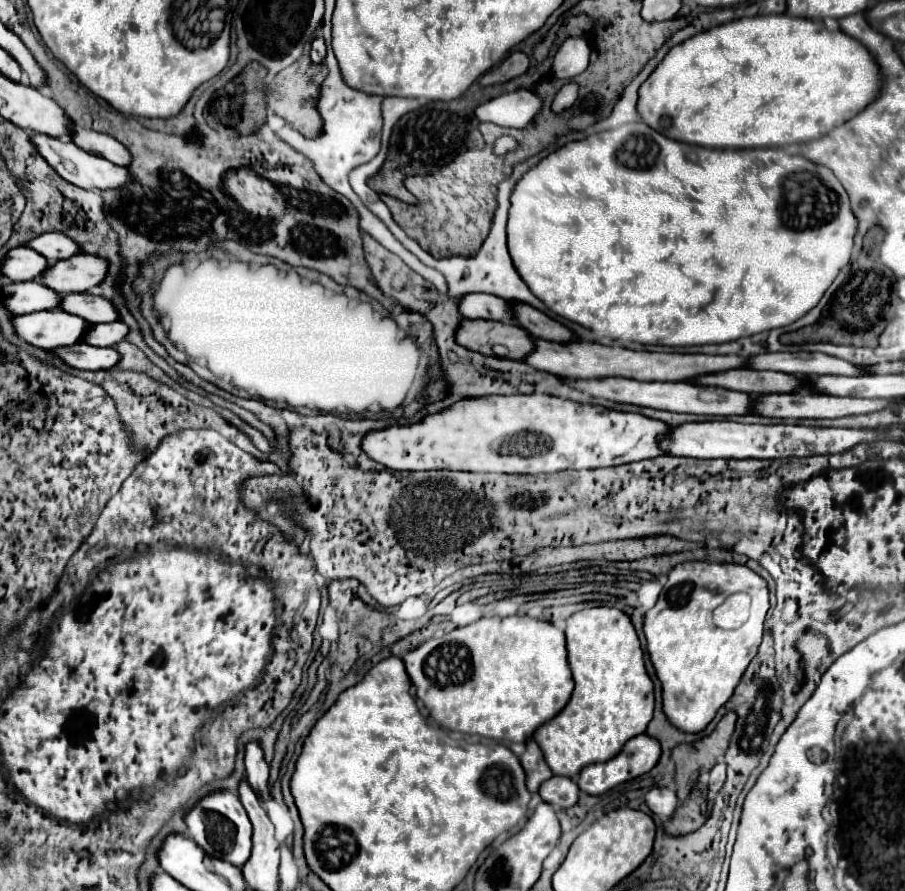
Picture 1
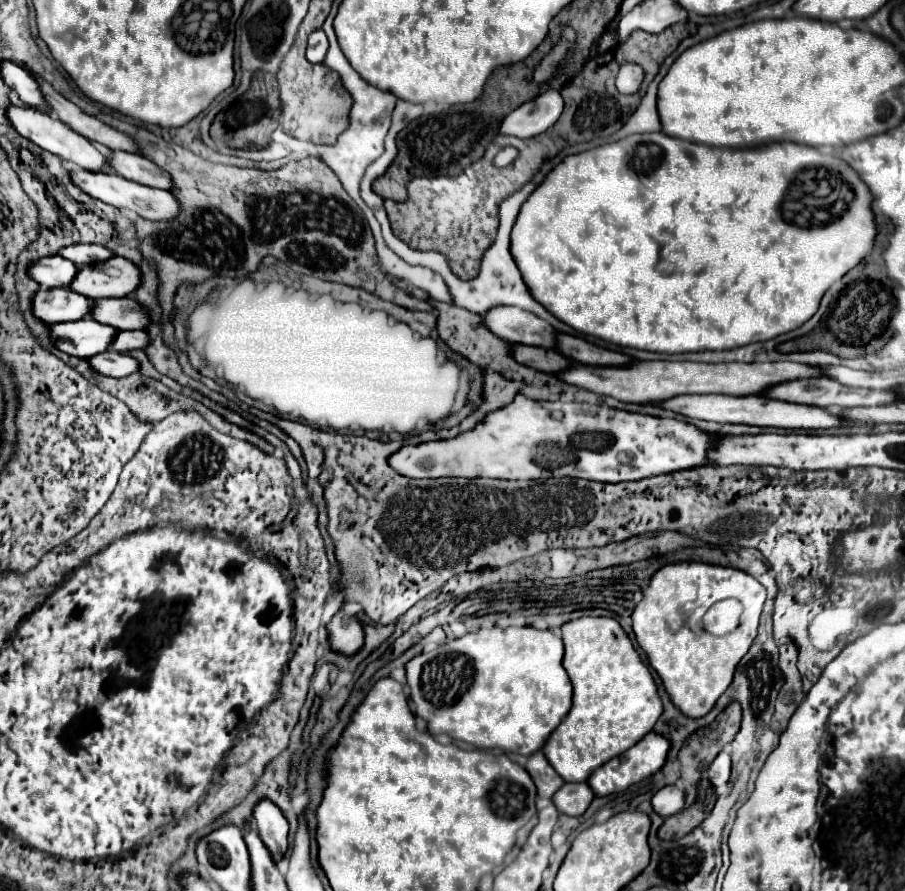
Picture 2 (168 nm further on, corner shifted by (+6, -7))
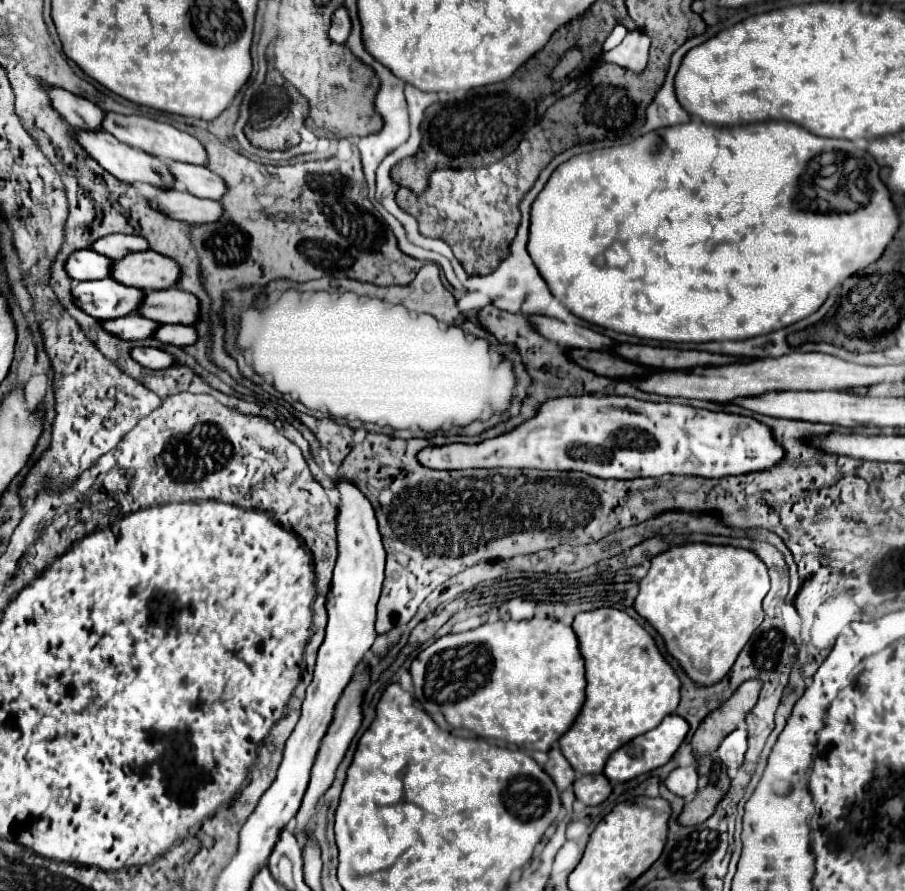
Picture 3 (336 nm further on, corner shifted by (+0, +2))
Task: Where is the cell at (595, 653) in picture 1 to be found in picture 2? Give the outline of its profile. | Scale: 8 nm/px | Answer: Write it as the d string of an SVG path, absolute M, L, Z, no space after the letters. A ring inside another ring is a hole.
M579 617L561 627L563 643L565 643L565 659L563 667L567 667L567 675L573 685L573 705L561 725L549 735L543 745L543 753L551 767L563 777L563 781L587 781L587 777L605 765L609 759L621 755L629 747L633 747L641 737L645 737L653 725L657 723L663 705L657 693L657 685L629 641L627 633L621 625L611 617Z

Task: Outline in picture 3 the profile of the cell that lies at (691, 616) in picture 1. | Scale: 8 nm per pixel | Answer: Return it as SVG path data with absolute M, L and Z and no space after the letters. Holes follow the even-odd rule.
M691 542L673 546L651 558L649 572L639 584L633 608L663 636L667 652L679 660L691 680L699 684L713 684L713 680L719 680L725 672L729 672L737 652L741 652L751 634L763 622L761 602L767 592L769 574L757 554L735 546Z

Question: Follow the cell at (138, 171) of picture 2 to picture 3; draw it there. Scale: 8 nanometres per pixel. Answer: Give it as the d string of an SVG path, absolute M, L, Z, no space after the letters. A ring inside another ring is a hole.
M173 162L171 168L177 186L197 198L209 198L219 202L227 194L227 184L223 182L223 178L205 166Z

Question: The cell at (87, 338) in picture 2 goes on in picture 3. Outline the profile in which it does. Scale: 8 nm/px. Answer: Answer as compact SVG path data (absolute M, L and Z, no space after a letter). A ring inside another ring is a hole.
M141 314L125 316L121 320L105 320L101 324L105 324L105 328L109 328L109 332L113 332L115 336L121 336L123 340L145 340L145 338L151 338L161 326L155 320L149 320L149 318L141 316Z

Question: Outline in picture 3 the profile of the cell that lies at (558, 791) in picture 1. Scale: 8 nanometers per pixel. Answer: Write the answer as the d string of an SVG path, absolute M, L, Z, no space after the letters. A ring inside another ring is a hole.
M593 774L593 776L581 776L573 784L577 800L581 800L587 806L597 806L611 794L611 784L605 778L605 774Z

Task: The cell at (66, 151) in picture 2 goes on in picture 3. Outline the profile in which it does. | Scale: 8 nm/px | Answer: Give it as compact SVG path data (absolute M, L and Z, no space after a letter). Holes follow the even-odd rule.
M77 132L75 138L79 140L79 144L109 172L113 174L117 180L125 182L125 184L133 184L133 182L145 182L145 184L151 184L155 188L161 188L161 190L171 190L175 188L175 178L171 174L171 168L169 168L169 162L167 160L161 160L157 156L151 156L143 150L137 150L137 148L131 148L123 142L119 142L113 134L107 134L107 132Z

